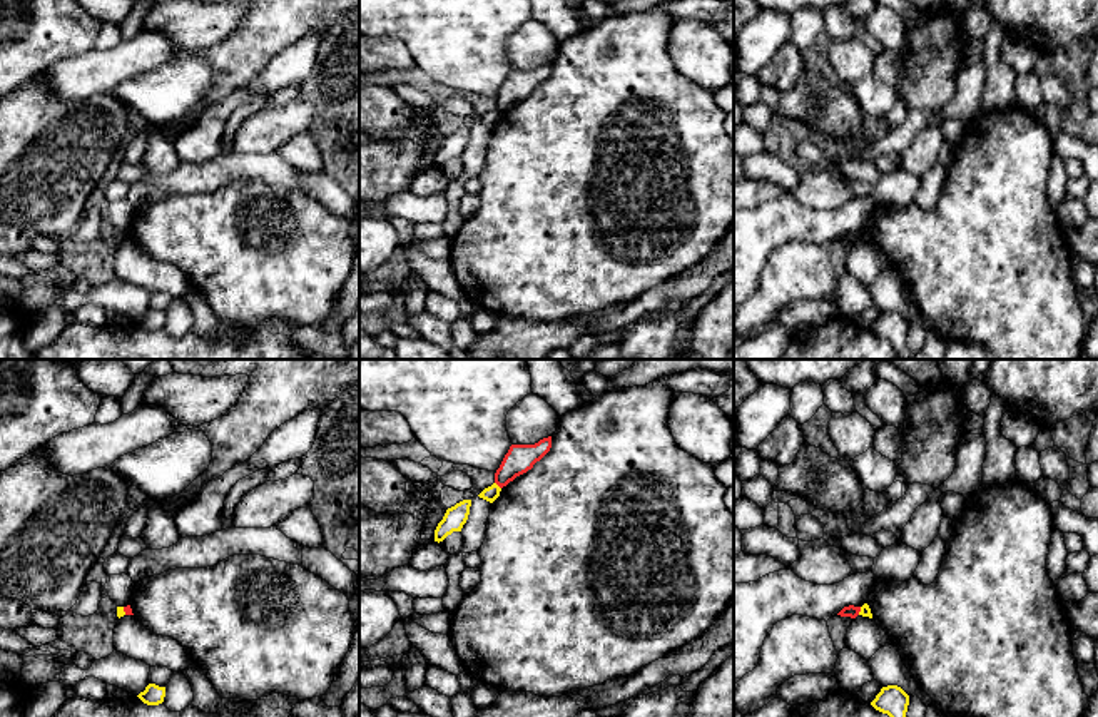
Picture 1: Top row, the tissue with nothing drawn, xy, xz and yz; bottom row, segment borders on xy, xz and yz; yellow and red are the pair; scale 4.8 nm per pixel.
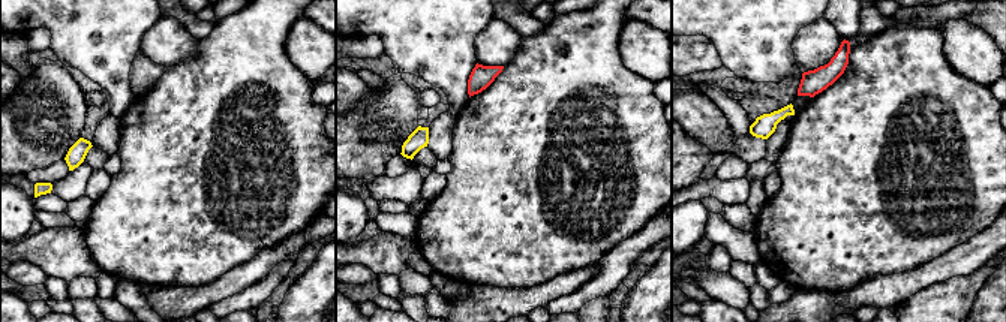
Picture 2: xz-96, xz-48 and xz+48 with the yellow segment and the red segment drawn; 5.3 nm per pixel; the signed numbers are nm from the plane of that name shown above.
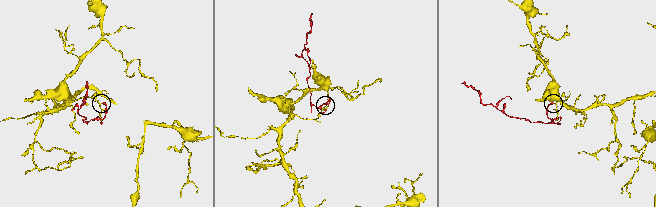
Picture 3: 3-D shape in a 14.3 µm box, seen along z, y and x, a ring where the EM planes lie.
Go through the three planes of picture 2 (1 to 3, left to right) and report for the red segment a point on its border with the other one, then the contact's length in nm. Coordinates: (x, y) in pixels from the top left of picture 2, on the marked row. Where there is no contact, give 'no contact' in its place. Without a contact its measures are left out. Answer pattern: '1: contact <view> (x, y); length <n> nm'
1: no contact
2: no contact
3: no contact

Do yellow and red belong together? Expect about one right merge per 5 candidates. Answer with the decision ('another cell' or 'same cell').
another cell

